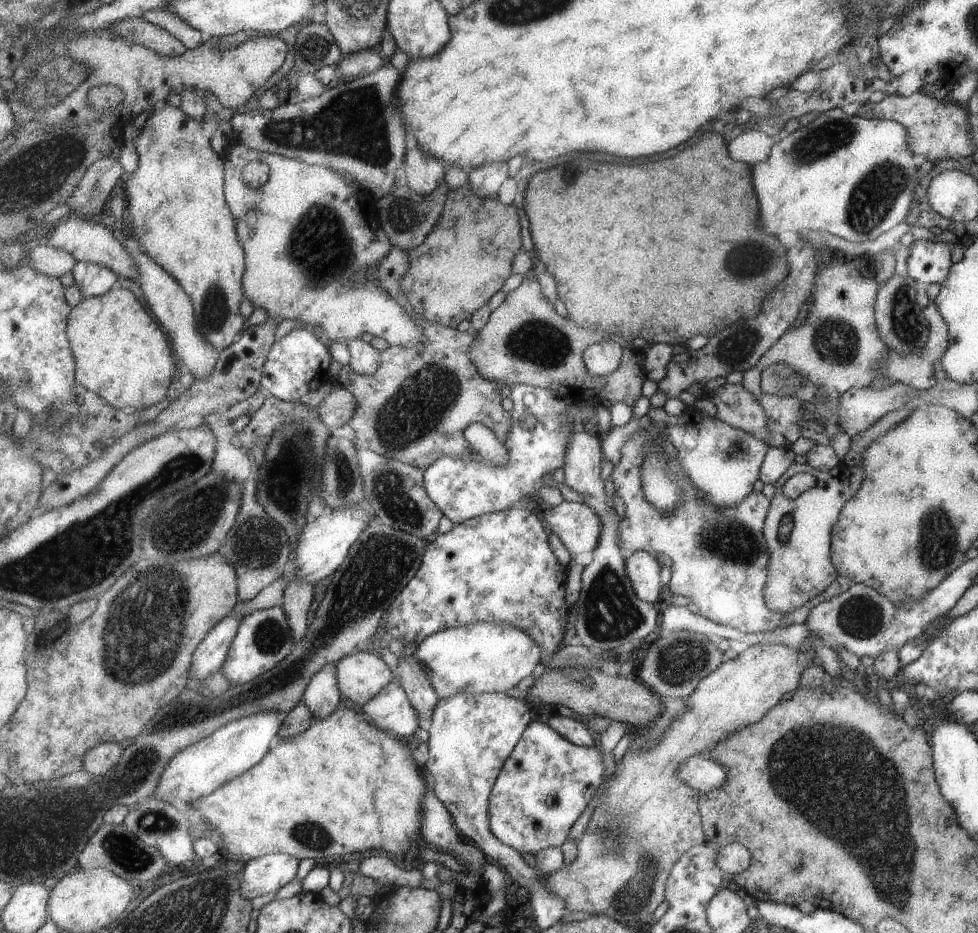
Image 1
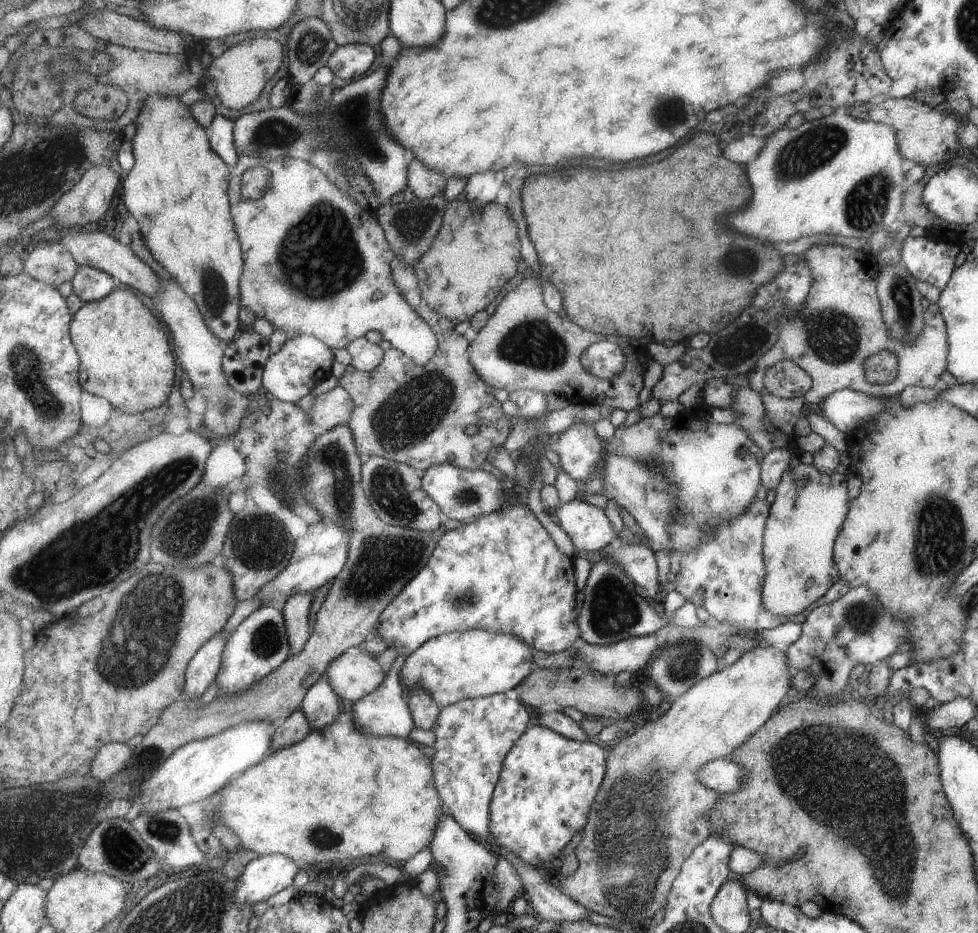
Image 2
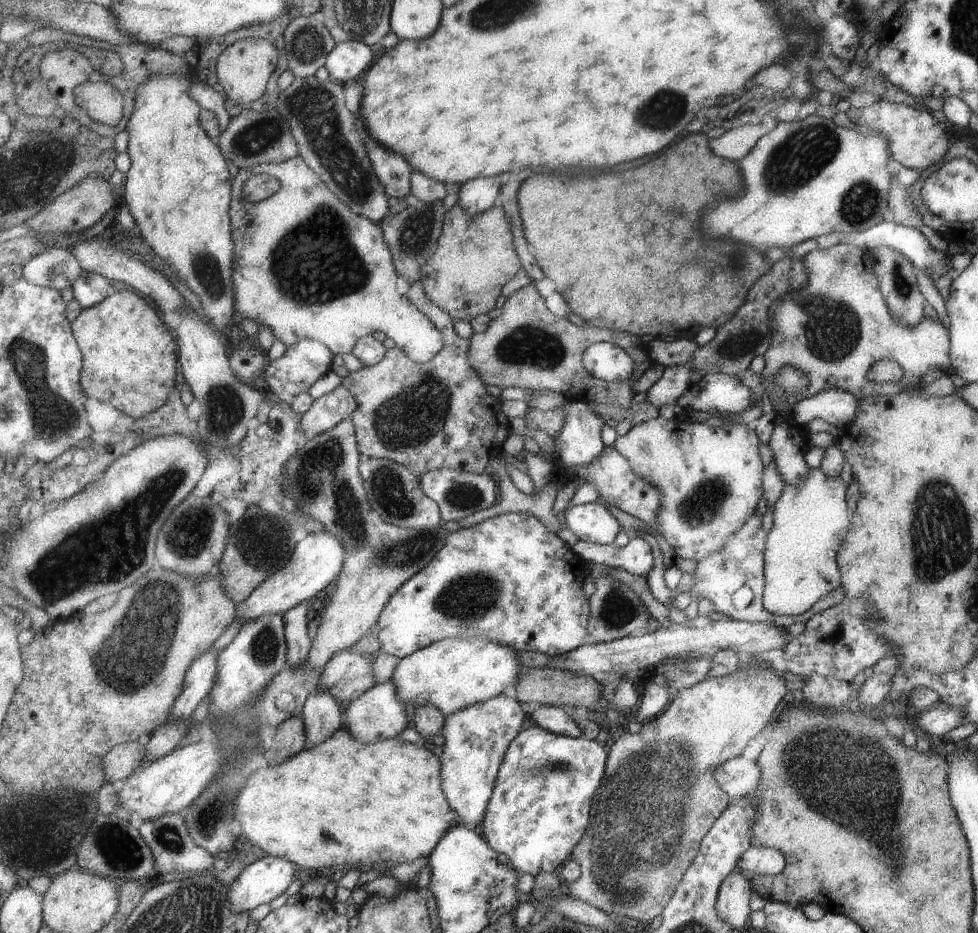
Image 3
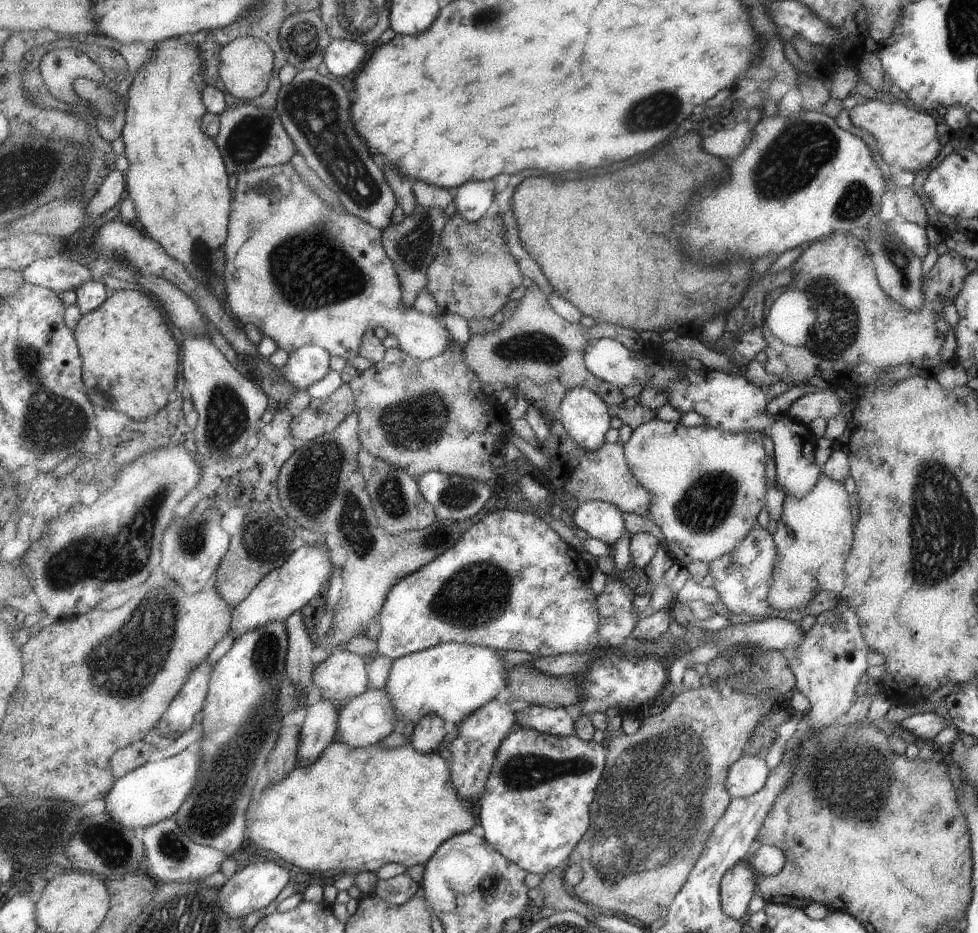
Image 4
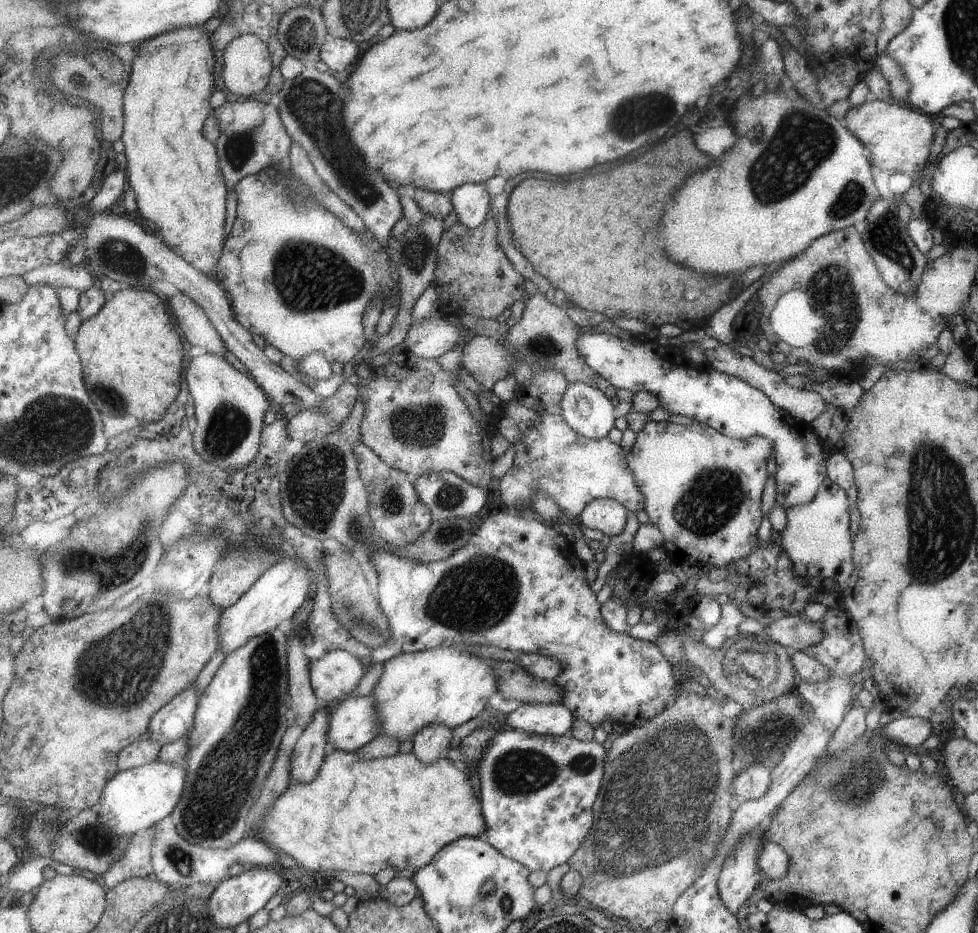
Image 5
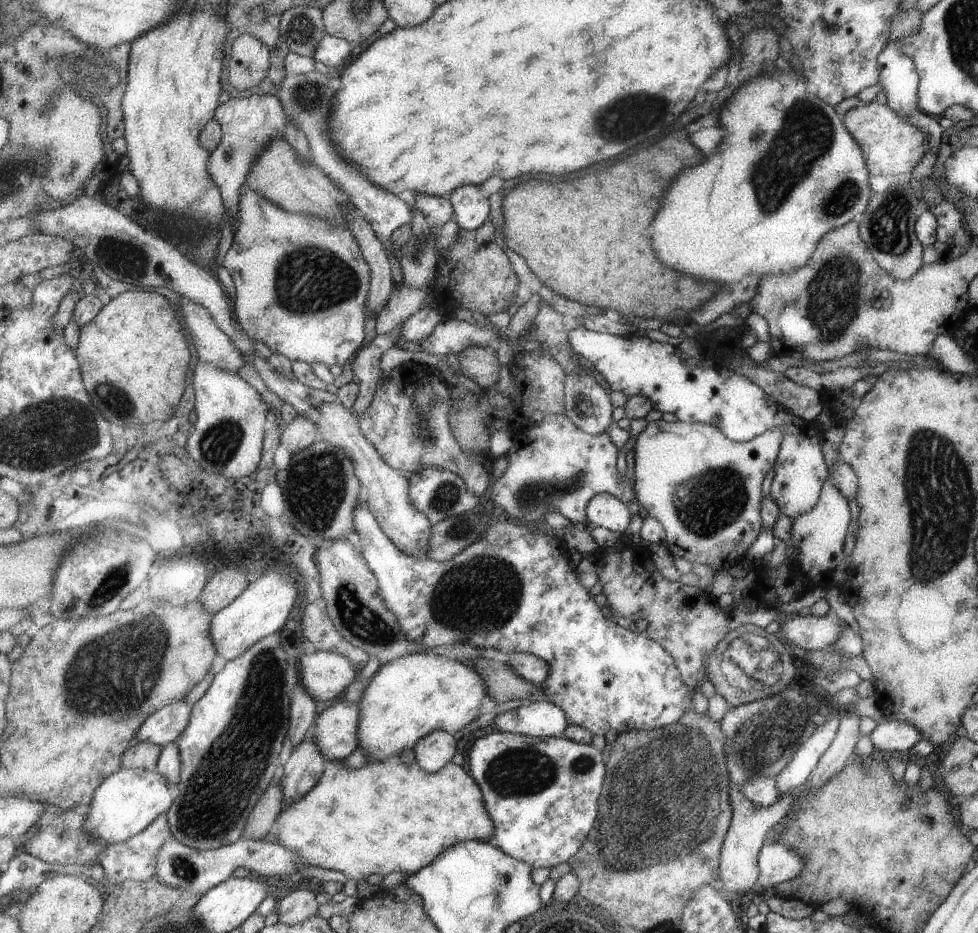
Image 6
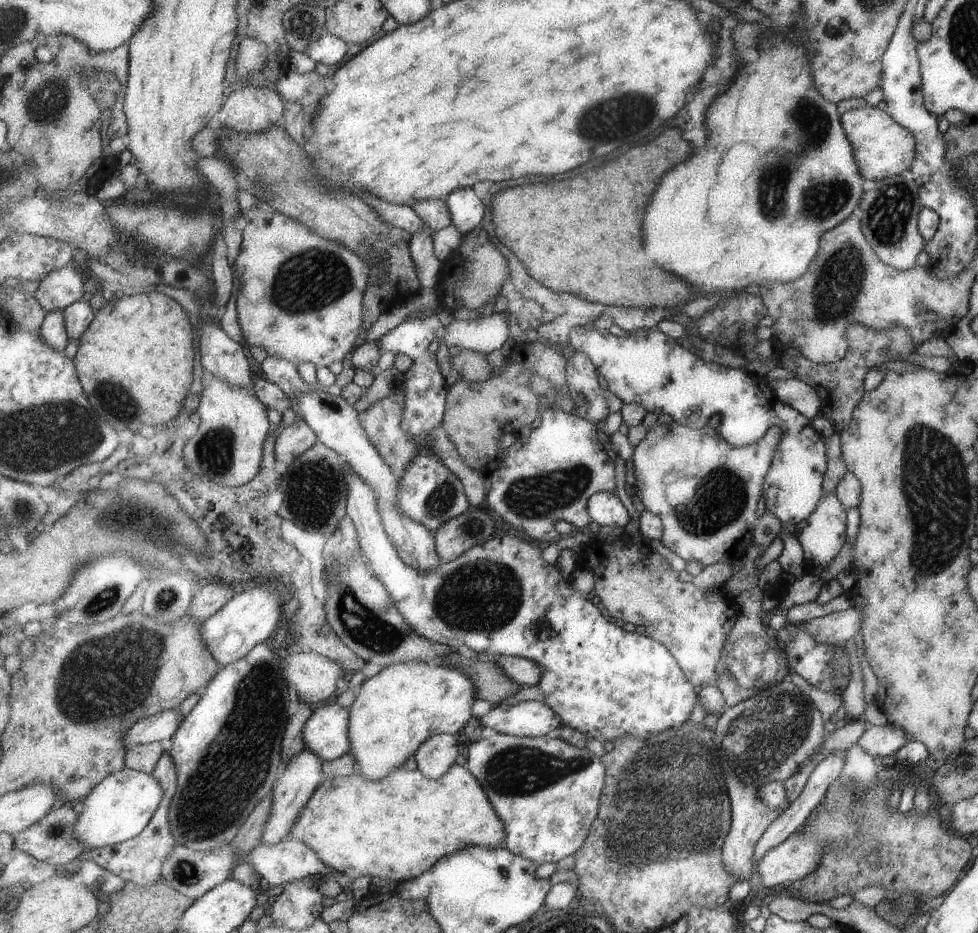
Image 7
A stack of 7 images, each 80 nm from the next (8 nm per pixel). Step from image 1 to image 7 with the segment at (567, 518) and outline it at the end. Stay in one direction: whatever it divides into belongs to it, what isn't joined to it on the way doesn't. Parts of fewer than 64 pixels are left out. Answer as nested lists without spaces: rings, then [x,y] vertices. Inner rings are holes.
[[[596,492],[588,504],[589,515],[601,526],[627,526],[629,510],[615,492]]]

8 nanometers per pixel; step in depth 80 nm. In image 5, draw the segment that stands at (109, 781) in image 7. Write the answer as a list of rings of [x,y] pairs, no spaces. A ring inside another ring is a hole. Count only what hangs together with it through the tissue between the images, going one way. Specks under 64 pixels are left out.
[[[188,756],[181,765],[157,760],[148,765],[120,770],[103,789],[98,821],[117,837],[132,837],[139,830],[150,829],[167,819],[181,800],[186,786],[187,765]]]

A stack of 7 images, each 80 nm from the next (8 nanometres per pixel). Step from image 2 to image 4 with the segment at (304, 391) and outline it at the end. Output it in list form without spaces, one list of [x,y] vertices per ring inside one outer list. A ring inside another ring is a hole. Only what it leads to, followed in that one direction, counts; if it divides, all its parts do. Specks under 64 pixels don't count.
[[[307,345],[289,355],[287,364],[279,372],[282,379],[305,391],[307,386],[331,372],[331,356],[327,349],[319,345]]]

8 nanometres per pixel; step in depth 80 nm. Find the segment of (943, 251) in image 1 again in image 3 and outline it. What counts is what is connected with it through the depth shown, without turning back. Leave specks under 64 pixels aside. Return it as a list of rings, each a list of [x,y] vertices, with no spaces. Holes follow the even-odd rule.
[[[882,221],[879,224],[874,224],[871,228],[858,233],[840,233],[837,231],[831,231],[826,235],[821,235],[813,239],[807,239],[803,242],[789,247],[788,252],[785,256],[793,257],[794,259],[800,259],[806,252],[813,249],[826,249],[827,247],[833,246],[833,244],[845,243],[853,245],[859,248],[866,248],[870,252],[877,247],[889,247],[897,252],[900,252],[905,258],[911,261],[911,265],[914,266],[915,270],[927,270],[929,278],[932,279],[932,284],[937,288],[943,302],[947,300],[950,282],[952,281],[953,273],[949,272],[949,260],[947,260],[946,253],[939,253],[935,251],[931,244],[925,239],[925,236],[916,227],[906,227],[904,225],[887,225]]]

